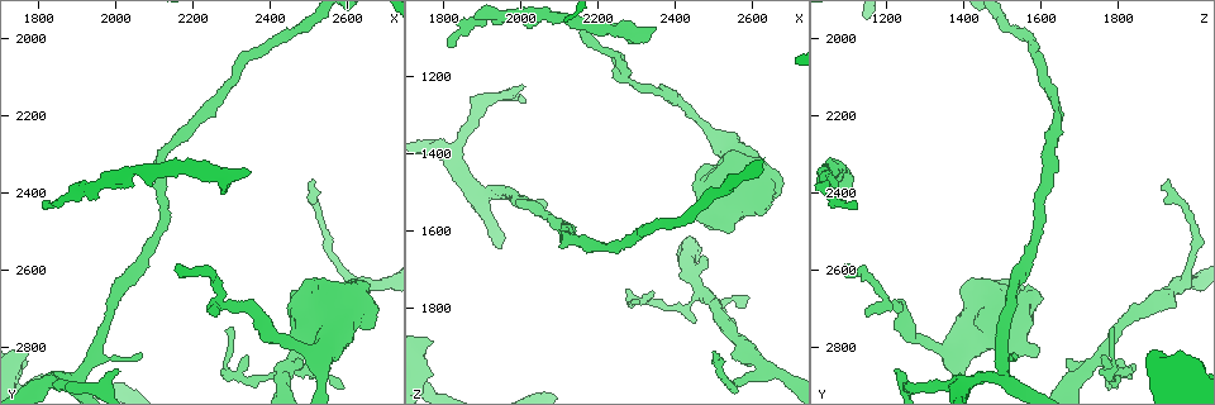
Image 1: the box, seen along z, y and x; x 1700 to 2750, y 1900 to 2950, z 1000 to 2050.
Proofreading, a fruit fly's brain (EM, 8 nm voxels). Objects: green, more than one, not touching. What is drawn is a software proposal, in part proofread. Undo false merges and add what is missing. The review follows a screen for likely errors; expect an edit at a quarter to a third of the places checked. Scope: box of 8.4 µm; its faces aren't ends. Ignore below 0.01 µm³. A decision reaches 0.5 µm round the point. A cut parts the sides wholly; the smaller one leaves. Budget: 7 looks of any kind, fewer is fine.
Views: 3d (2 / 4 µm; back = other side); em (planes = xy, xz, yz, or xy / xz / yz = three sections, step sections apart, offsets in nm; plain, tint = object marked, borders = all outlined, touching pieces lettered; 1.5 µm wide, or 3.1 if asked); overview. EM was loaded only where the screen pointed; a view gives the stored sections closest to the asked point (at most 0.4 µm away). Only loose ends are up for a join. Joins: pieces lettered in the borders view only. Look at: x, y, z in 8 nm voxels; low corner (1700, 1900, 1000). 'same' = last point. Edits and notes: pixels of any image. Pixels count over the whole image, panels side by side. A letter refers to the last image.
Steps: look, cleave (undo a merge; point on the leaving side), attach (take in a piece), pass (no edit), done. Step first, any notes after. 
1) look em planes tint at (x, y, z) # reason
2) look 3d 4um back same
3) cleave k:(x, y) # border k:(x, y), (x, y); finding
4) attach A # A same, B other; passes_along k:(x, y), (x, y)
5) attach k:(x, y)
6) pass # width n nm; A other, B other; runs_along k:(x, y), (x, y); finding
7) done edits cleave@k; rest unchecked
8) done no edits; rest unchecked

look 3d 4um at (1825, 2445, 1120) # tapers out

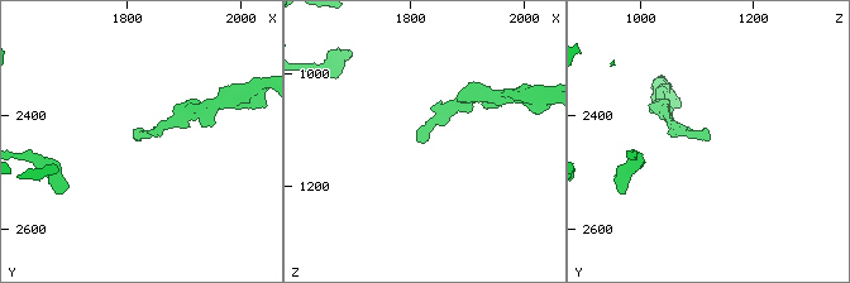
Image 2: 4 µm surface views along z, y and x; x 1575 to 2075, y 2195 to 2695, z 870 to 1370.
look em planes borders at (1820, 2440, 1125) # now the EM

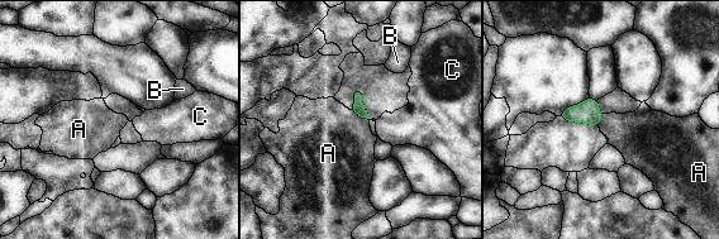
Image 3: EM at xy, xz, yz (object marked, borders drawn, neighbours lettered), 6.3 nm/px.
attach A # A same, B other, C other; passes_along 3:(358, 109), (358, 115), (333, 146); it goes on there

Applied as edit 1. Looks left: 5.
look 3d 4um at (2260, 2690, 1190)

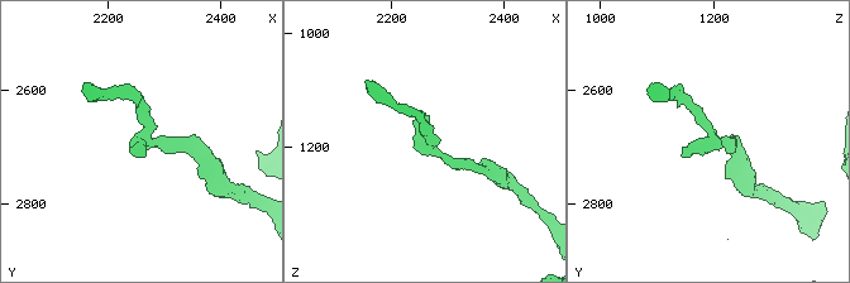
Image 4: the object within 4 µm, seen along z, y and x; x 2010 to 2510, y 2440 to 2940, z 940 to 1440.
look em xz step 8 borders at (2270, 2680, 1195) # shape alone is not enough

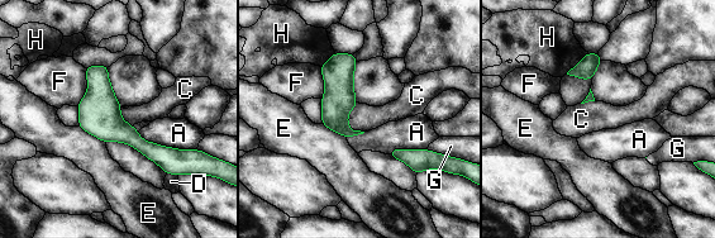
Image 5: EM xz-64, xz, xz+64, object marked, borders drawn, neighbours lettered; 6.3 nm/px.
pass # width 240 nm; A other, C other, D other, E other, F other, G other, H other; border 5:(167, 172), (177, 176); one cell here

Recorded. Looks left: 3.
look 3d 2um back at (2010, 2855, 1230) # free end

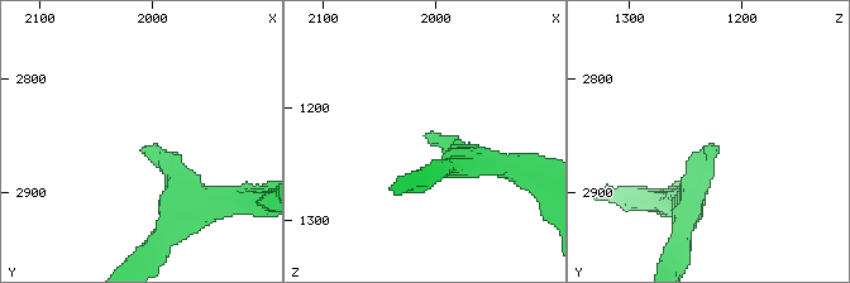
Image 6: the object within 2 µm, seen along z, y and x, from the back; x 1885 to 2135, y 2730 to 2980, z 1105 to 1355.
look em planes borders at (2008, 2864, 1232)

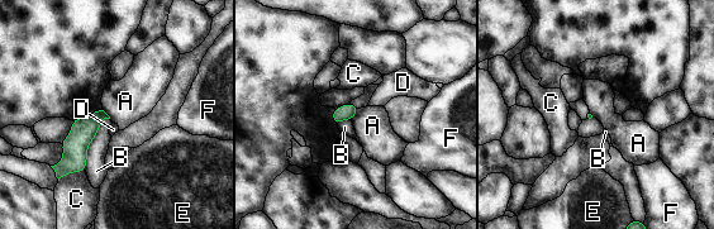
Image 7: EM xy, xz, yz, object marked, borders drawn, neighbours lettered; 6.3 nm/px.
pass # longest_contact B 380 nm; A other, B other, C other, D other, E other, F other; runs_along 7:(101, 114), (61, 172); none of them fits

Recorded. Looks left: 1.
done edits attach@3; rest unchecked

